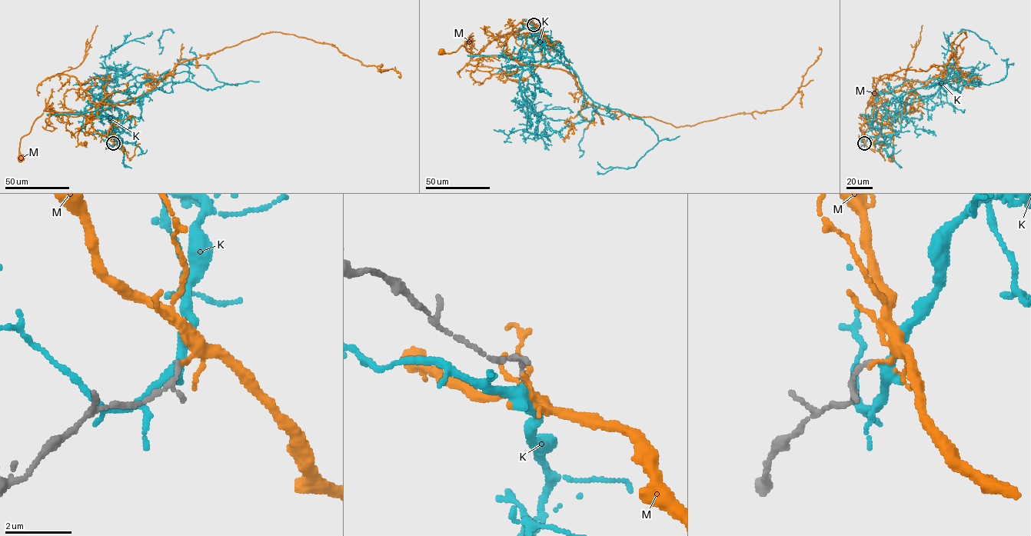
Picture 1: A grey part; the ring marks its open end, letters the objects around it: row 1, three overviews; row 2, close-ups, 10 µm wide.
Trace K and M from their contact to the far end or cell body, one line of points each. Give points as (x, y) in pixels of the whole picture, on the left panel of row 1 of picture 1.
K: (113, 144), (102, 108), (167, 82), (237, 85), (161, 53), (157, 40), (172, 33)
M: (113, 144), (96, 132), (90, 121), (85, 123), (83, 115), (44, 109), (21, 138), (21, 158)

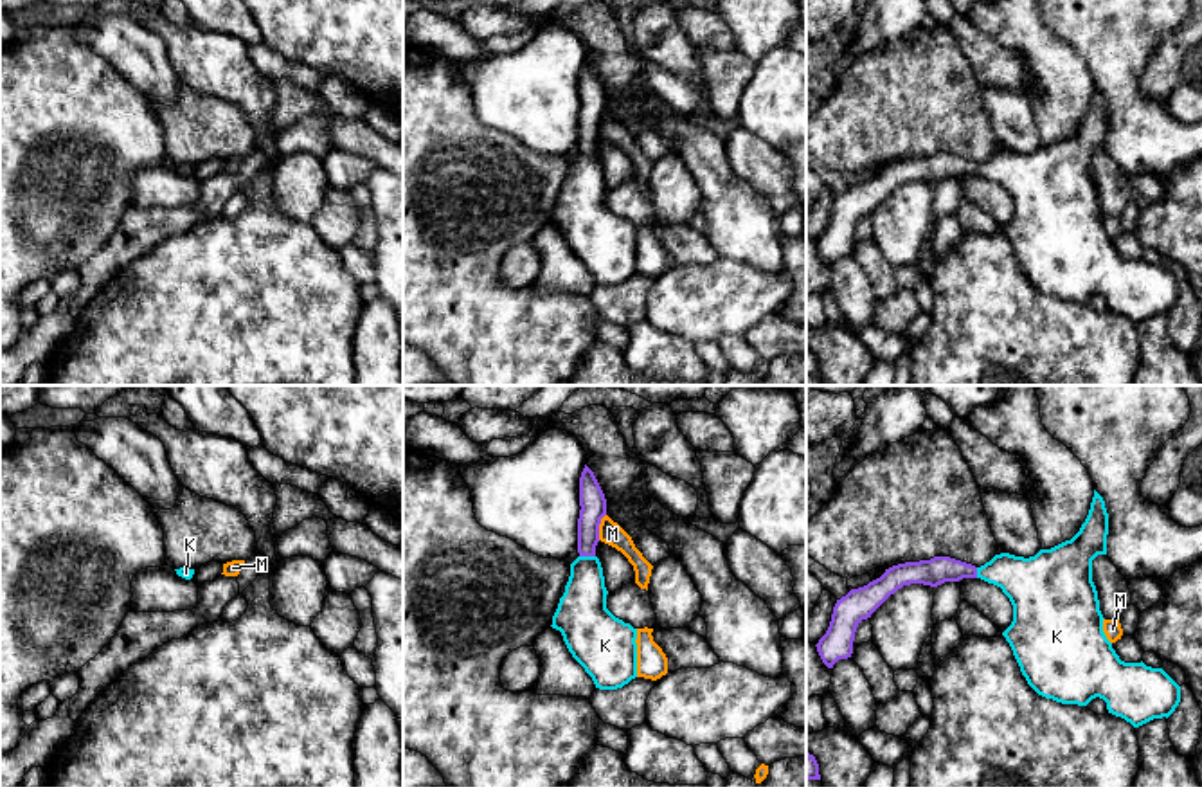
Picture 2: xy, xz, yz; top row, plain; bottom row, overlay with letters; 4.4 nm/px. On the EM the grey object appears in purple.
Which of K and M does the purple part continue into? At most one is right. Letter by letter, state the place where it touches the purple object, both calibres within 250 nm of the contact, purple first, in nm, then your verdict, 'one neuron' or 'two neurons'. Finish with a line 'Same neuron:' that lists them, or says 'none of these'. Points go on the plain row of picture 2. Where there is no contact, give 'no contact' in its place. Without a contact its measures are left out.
K: xz (587, 152) | 120/220 nm | one neuron
M: xz (598, 123) | 120/100 nm | two neurons
Same neuron: K

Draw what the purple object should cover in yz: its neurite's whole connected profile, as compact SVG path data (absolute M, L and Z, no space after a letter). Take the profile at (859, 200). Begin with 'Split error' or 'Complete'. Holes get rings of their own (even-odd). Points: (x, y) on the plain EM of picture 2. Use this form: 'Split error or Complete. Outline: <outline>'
Split error. Outline: M1094 86L1089 112L1080 128L1051 146L1040 146L1024 155L1009 149L995 151L981 164L950 155L905 158L864 184L851 185L837 196L826 231L819 236L817 249L828 265L853 250L857 223L898 185L910 180L937 184L945 178L981 175L1002 185L1013 202L1013 218L1002 229L1027 281L1042 294L1062 301L1087 303L1099 294L1108 310L1139 324L1153 315L1170 313L1180 299L1180 283L1162 267L1119 256L1103 229L1098 187L1092 178L1092 157L1107 151L1108 110L1103 94Z

